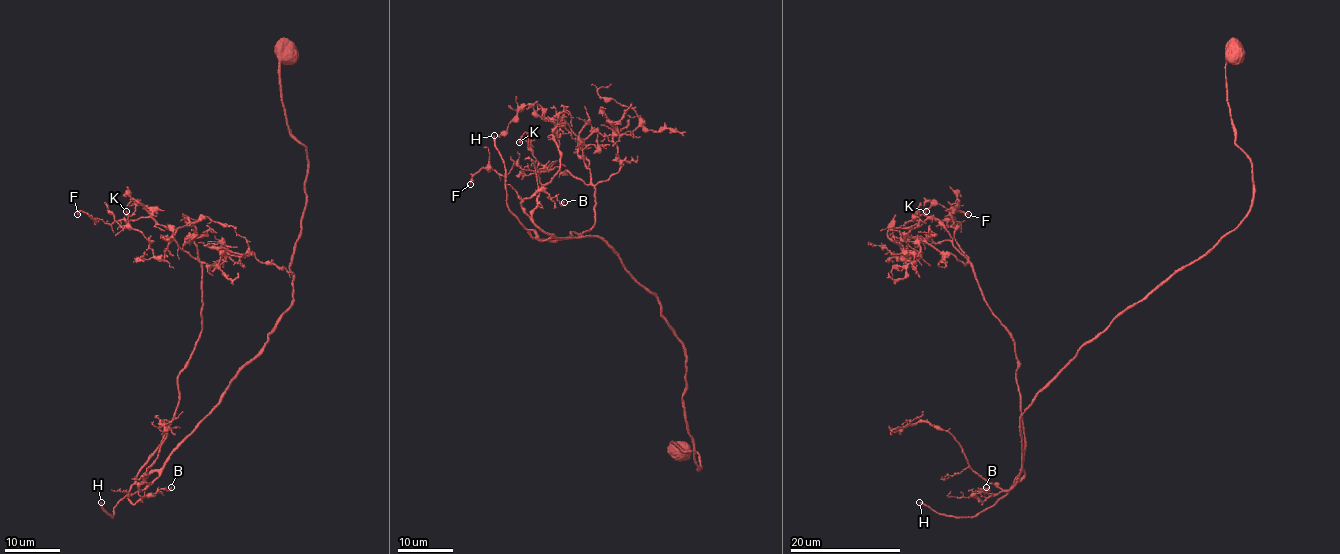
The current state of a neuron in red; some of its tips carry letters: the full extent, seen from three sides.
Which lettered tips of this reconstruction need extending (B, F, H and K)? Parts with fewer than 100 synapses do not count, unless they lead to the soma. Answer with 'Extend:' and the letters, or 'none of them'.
Extend: H

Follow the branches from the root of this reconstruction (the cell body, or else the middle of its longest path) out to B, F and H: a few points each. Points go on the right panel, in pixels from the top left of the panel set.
B: (1234, 52), (1226, 99), (1251, 211), (1078, 350), (1021, 415), (1019, 479), (983, 504), (986, 487)
F: (1234, 52), (1226, 99), (1251, 211), (1038, 393), (1016, 482), (1015, 342), (954, 237), (950, 219), (968, 214)
H: (1234, 52), (1248, 215), (1038, 393), (1024, 473), (992, 505), (919, 502)

